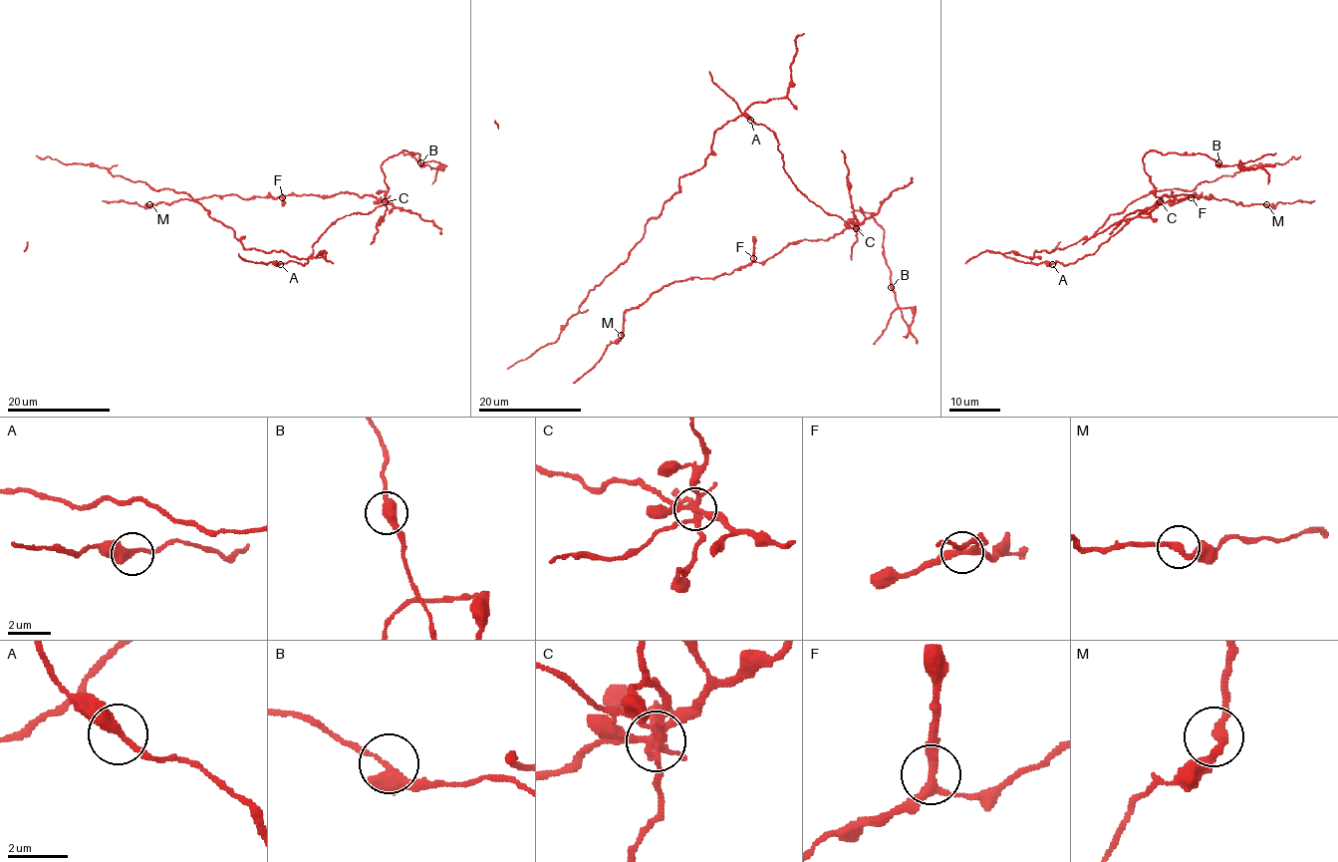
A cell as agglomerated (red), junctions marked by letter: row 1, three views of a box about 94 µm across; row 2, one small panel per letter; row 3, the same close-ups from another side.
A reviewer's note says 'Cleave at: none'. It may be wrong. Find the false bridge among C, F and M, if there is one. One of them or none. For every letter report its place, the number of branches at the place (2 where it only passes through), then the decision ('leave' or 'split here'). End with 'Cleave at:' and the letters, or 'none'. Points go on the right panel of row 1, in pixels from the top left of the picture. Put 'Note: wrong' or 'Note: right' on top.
Note: wrong
C: (1160, 201) | 7 | split here
F: (1191, 197) | 3 | leave
M: (1266, 204) | 2 | leave
Cleave at: C

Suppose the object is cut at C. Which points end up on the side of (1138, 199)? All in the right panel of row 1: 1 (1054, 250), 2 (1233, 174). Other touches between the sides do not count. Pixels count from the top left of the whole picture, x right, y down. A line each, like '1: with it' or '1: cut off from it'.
1: with it
2: with it

